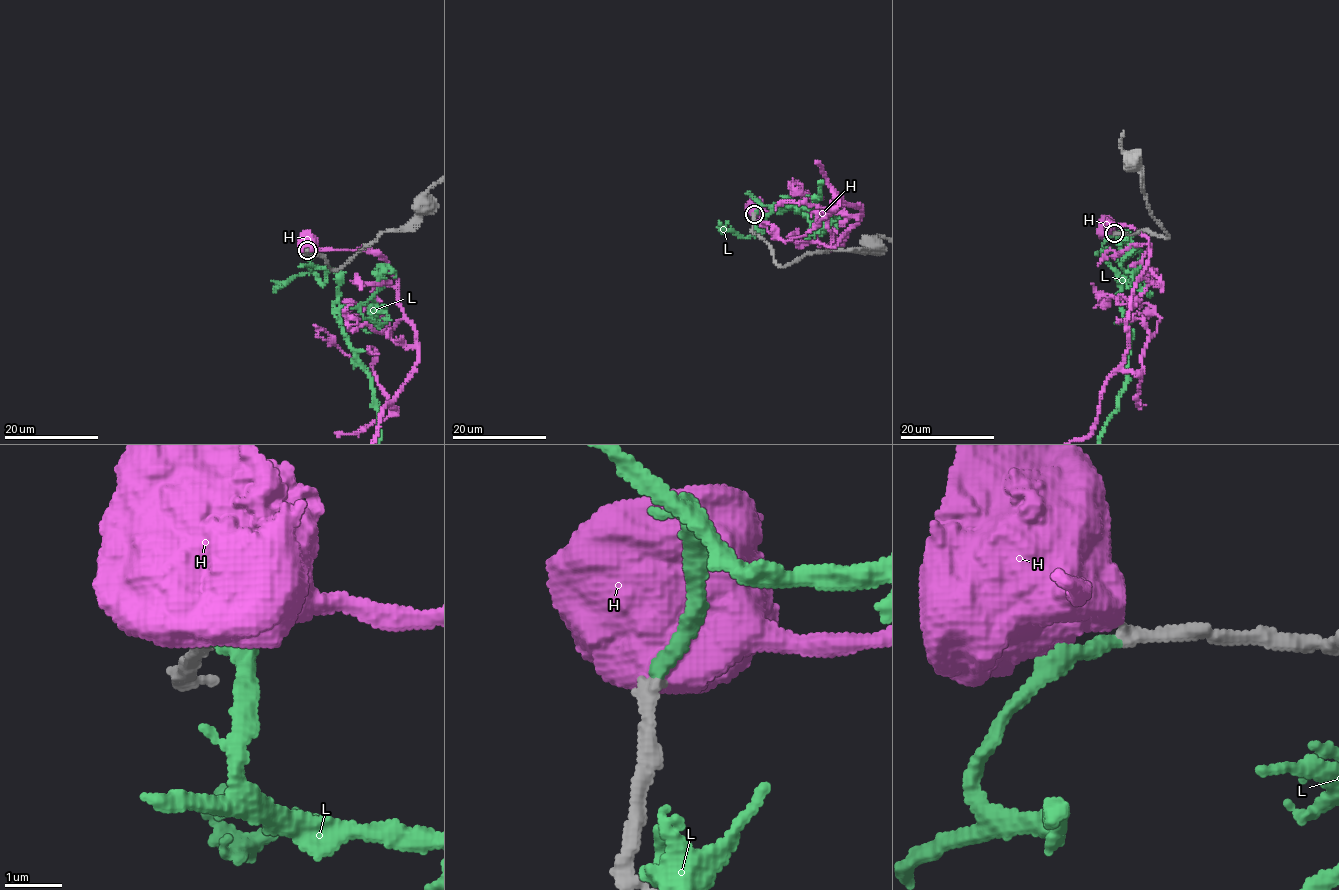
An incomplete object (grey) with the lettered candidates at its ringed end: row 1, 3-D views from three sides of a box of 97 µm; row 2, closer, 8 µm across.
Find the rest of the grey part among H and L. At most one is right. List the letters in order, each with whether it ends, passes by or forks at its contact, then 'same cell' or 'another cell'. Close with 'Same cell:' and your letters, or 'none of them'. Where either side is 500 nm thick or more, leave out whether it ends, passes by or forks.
H: another cell
L: it ends; same cell
Same cell: L

